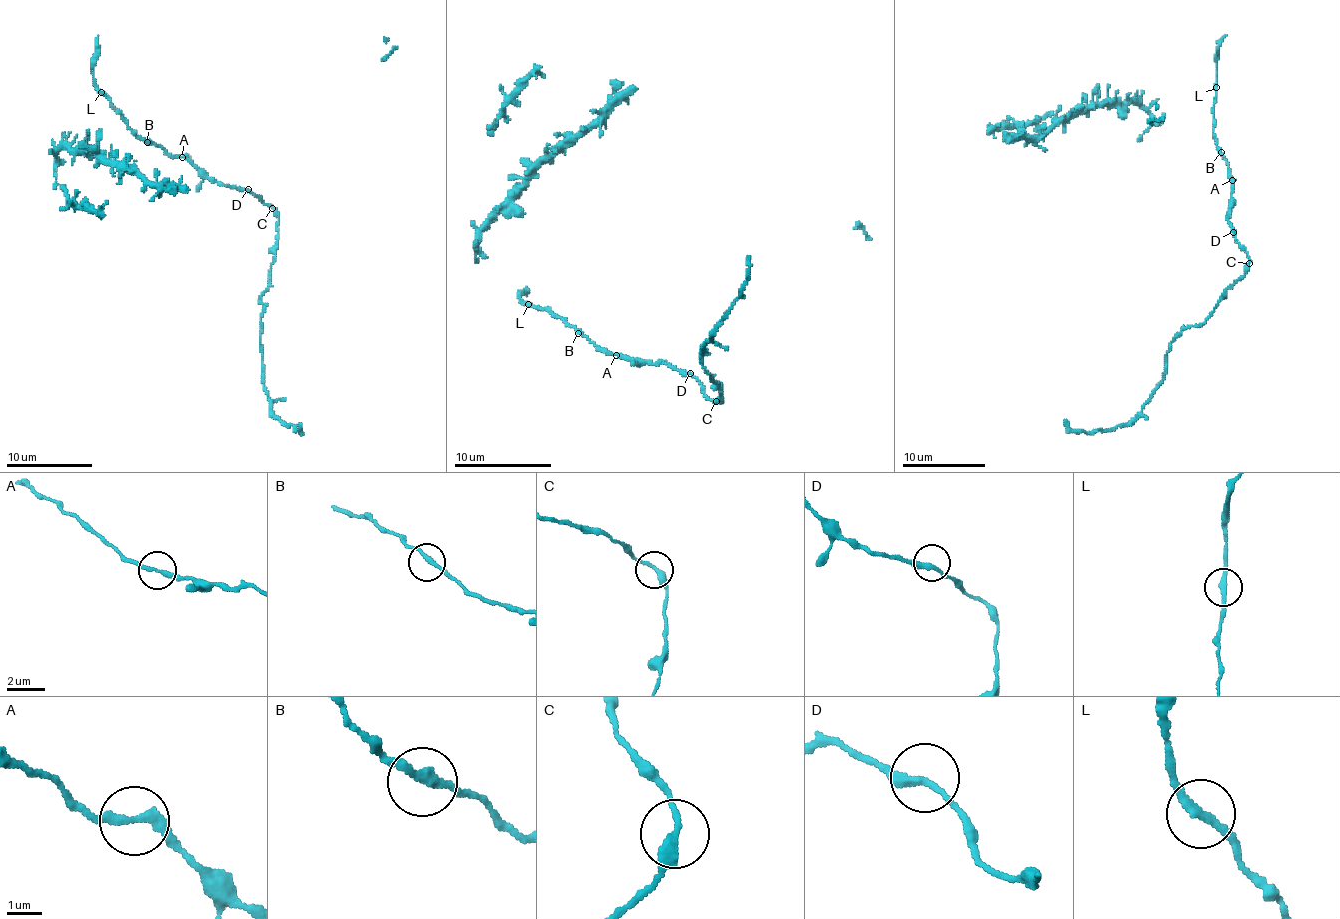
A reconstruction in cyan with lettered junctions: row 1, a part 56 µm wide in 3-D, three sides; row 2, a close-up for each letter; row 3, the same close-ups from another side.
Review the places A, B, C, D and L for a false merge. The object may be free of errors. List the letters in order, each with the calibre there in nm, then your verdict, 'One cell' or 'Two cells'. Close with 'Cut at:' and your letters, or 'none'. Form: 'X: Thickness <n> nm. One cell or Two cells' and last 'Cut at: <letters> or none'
A: Thickness 240 nm. One cell
B: Thickness 240 nm. One cell
C: Thickness 280 nm. One cell
D: Thickness 240 nm. One cell
L: Thickness 240 nm. One cell
Cut at: none

